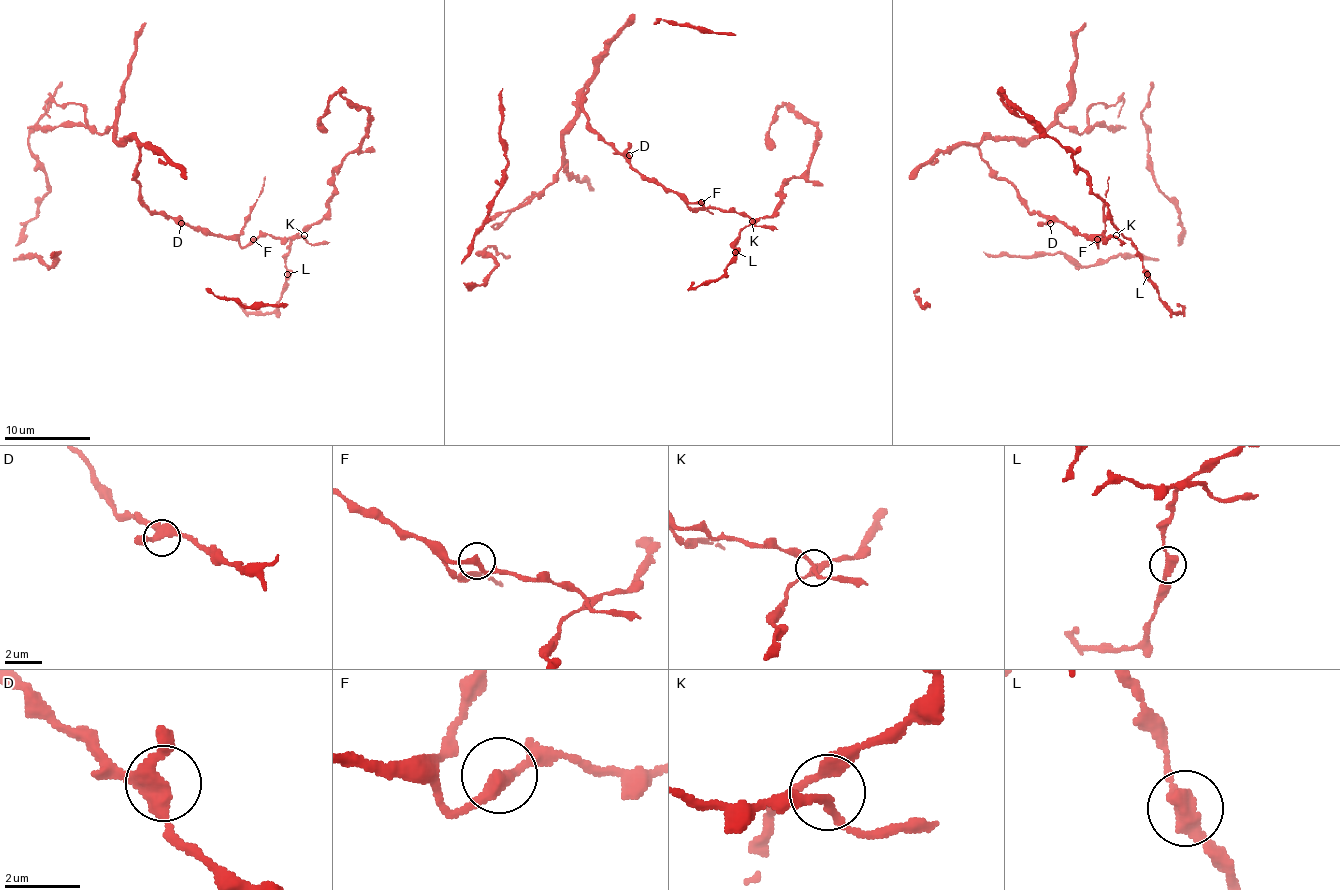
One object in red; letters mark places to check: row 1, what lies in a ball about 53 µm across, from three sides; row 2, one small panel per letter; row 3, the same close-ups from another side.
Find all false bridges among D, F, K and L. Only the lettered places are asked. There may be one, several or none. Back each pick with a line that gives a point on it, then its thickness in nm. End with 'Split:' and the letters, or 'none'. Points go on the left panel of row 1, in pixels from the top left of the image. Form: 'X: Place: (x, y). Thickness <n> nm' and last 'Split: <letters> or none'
Split: none

